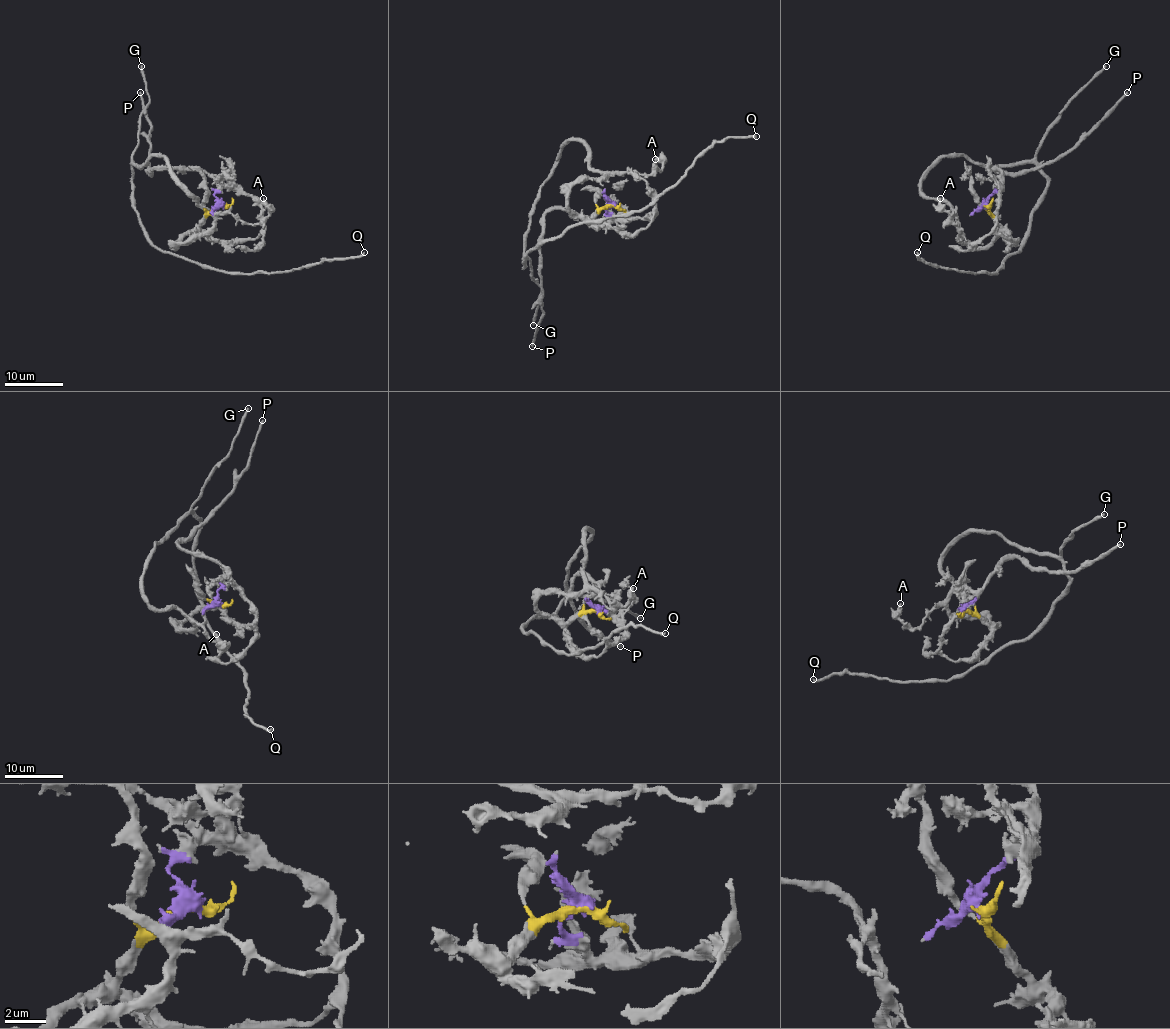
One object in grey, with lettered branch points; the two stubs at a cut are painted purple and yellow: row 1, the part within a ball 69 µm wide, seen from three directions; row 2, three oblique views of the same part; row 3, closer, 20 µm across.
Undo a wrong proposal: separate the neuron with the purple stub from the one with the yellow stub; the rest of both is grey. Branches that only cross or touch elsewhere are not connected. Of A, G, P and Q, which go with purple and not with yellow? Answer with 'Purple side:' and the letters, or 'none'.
Purple side: P

